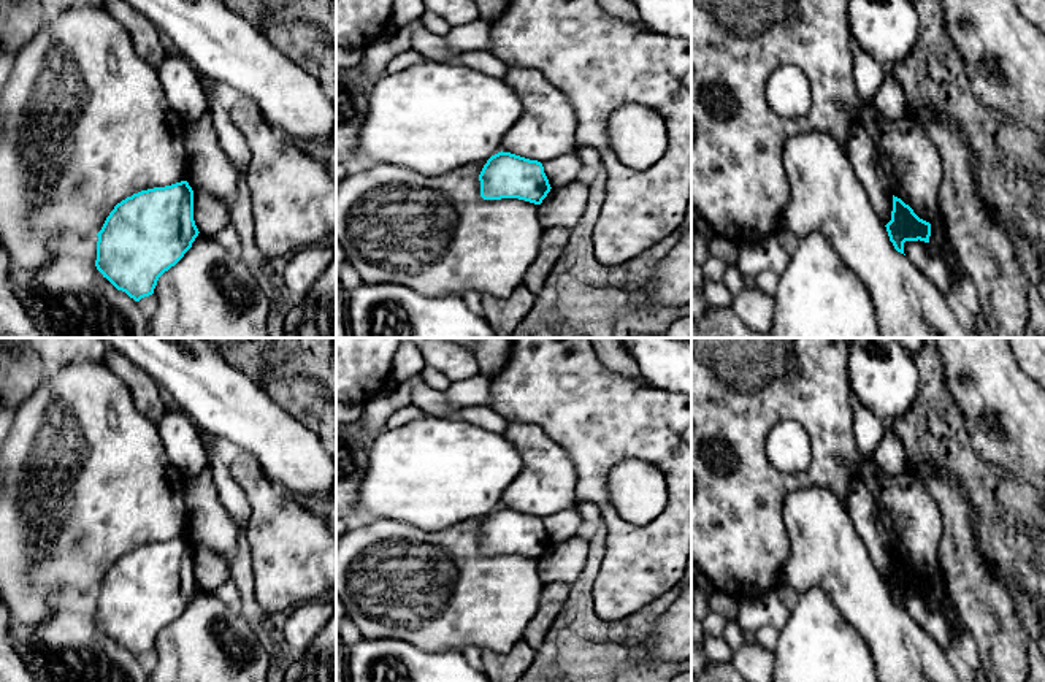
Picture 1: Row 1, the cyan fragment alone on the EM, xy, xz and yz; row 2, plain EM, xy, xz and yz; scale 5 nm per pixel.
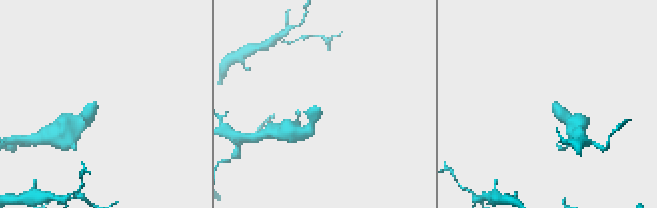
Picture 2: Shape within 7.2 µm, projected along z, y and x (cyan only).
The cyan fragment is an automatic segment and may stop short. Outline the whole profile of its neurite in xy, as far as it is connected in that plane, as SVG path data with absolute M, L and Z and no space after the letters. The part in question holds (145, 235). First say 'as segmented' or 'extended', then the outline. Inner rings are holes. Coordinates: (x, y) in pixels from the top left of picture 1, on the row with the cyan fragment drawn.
as segmented; M187 181L141 190L114 206L97 233L97 270L135 301L154 293L159 278L174 266L198 236L193 190Z

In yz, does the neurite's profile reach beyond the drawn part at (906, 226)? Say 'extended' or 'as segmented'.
as segmented

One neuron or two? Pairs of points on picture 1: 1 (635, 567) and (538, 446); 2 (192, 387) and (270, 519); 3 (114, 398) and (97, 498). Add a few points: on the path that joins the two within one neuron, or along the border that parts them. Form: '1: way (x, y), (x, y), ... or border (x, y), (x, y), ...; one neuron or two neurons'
1: border (570, 455), (576, 471), (578, 503); two neurons
2: border (243, 451), (257, 460), (268, 479); two neurons
3: way (97, 424), (97, 473); one neuron

